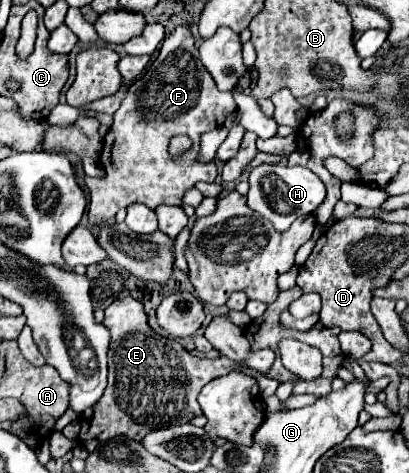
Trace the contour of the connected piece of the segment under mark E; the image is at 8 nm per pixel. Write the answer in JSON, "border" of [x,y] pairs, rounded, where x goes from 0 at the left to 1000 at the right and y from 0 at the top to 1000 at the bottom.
{"border":[[[323,628],[284,632],[254,658],[249,683],[274,704],[264,746],[264,818],[249,844],[191,882],[191,932],[215,958],[235,949],[240,932],[259,932],[284,920],[347,932],[377,907],[465,894],[469,882],[494,877],[479,848],[489,822],[528,793],[553,793],[582,780],[577,767],[548,751],[523,759],[465,751],[435,721],[386,708],[362,687],[347,641]]]}

